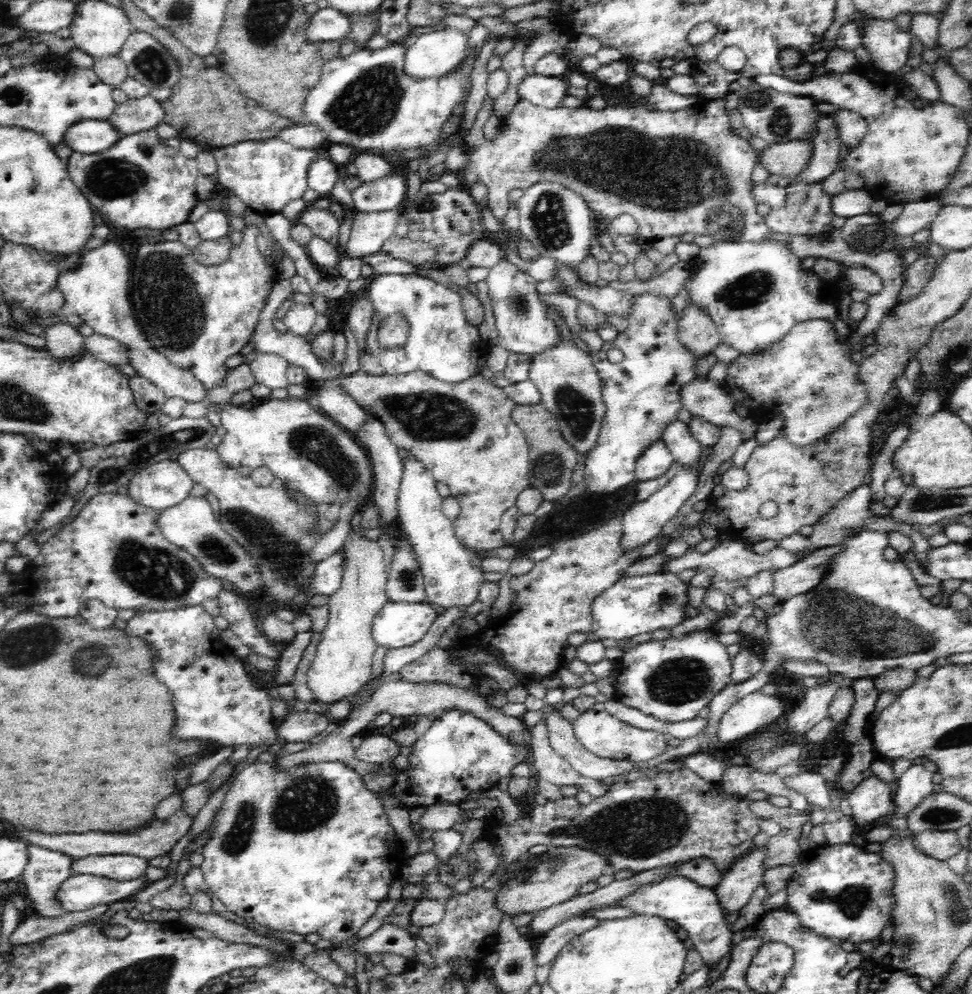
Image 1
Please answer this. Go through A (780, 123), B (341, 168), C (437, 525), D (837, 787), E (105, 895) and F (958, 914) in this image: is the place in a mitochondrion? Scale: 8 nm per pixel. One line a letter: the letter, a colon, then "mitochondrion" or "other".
A: mitochondrion
B: other
C: other
D: other
E: other
F: mitochondrion

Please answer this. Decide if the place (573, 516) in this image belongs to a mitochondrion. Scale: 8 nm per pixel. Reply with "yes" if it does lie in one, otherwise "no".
yes

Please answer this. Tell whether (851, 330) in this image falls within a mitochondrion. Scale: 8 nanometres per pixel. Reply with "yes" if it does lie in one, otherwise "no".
no

